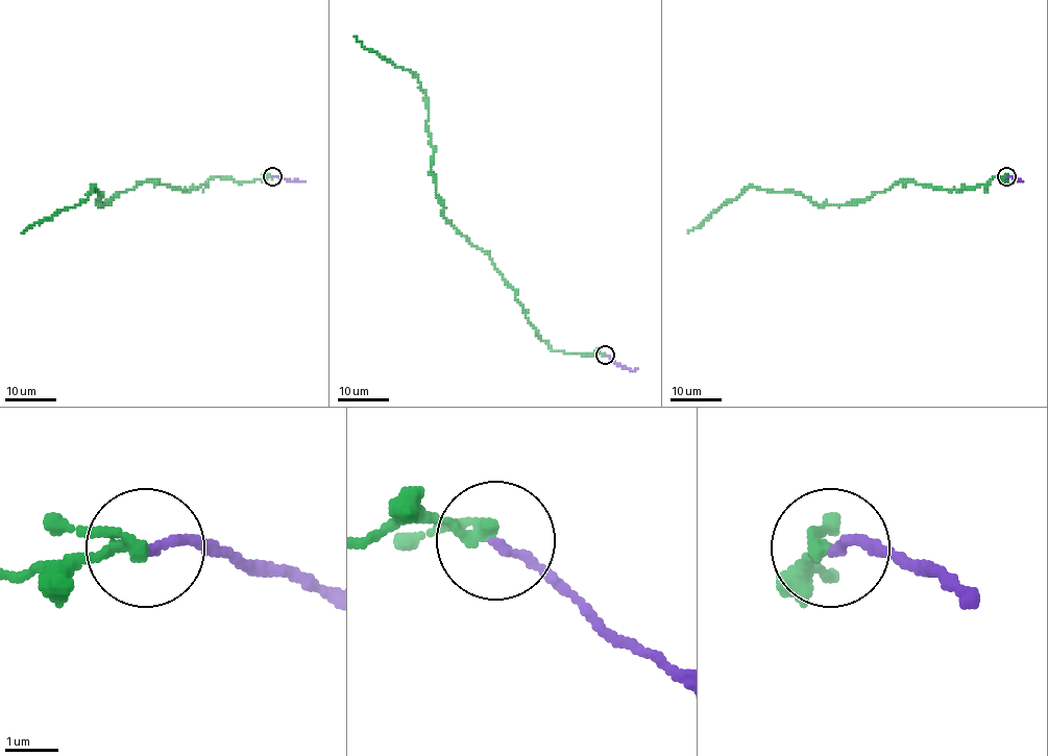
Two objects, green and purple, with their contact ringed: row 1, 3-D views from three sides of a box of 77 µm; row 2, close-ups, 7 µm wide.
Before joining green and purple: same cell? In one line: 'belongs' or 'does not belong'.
belongs

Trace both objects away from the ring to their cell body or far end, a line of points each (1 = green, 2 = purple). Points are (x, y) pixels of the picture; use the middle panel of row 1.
1: (605, 354), (553, 350), (486, 252), (441, 215), (425, 95), (411, 71), (355, 35)
2: (605, 354), (622, 366), (637, 369)

